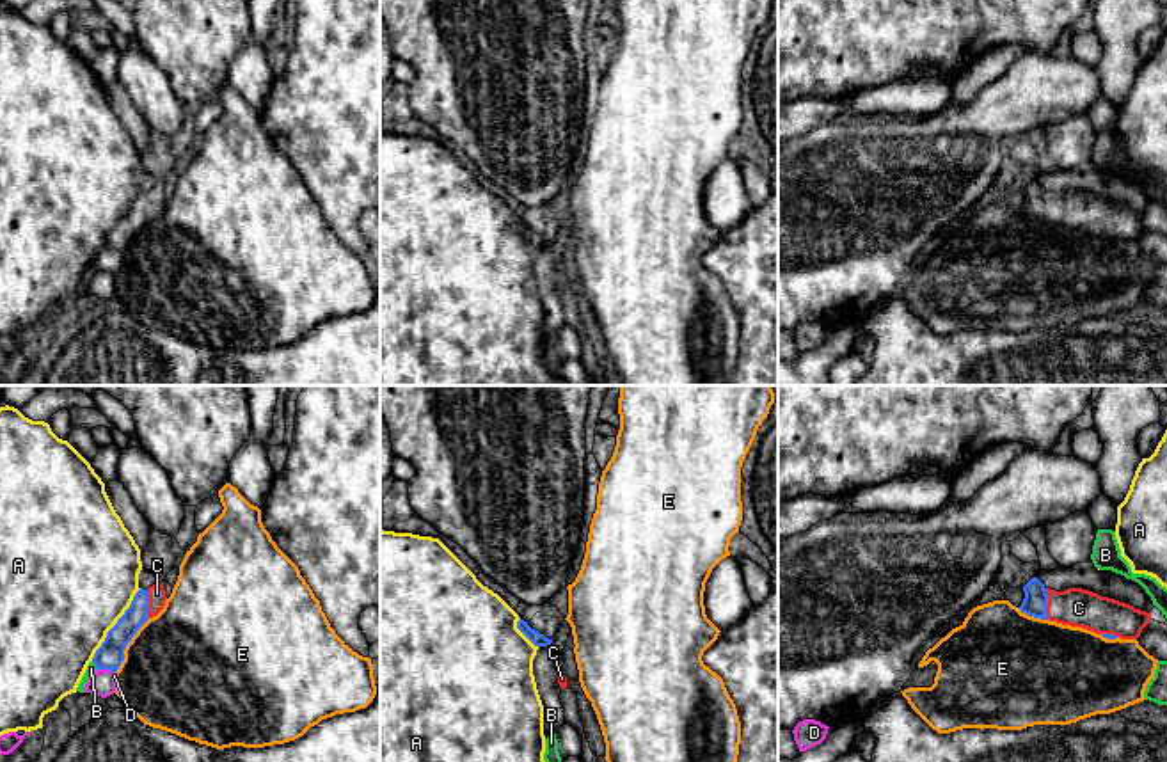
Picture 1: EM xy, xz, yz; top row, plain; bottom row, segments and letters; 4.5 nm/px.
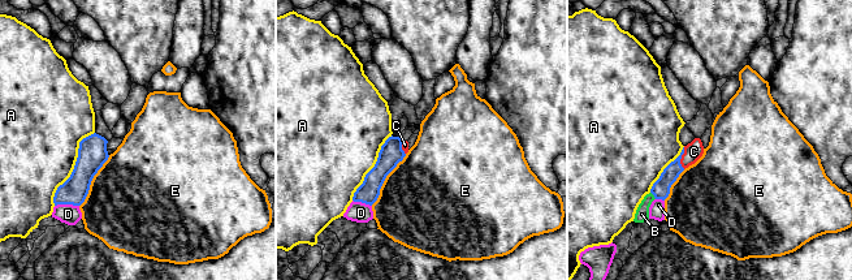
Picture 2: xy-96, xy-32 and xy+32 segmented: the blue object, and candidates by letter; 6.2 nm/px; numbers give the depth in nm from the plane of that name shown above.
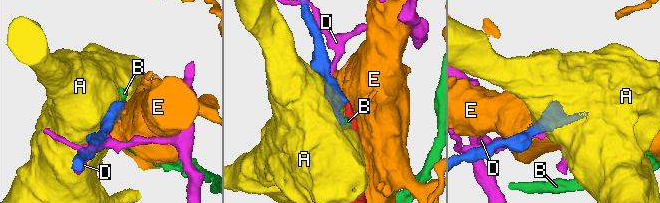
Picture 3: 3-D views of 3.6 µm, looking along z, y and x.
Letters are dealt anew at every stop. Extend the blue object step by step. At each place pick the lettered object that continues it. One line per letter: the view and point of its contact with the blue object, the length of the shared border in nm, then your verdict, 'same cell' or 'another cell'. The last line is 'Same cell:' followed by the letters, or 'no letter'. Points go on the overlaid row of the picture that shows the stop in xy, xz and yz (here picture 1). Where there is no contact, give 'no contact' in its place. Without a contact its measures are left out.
A: meets blue in xy at (116, 624); contact 400 nm long; another cell
B: meets blue in xy at (95, 663); contact 50 nm long; another cell
C: meets blue in yz at (1047, 604); contact 140 nm long; same cell
D: meets blue in xy at (107, 668); contact 80 nm long; another cell
E: meets blue in xy at (125, 647); contact 300 nm long; another cell
Same cell: C

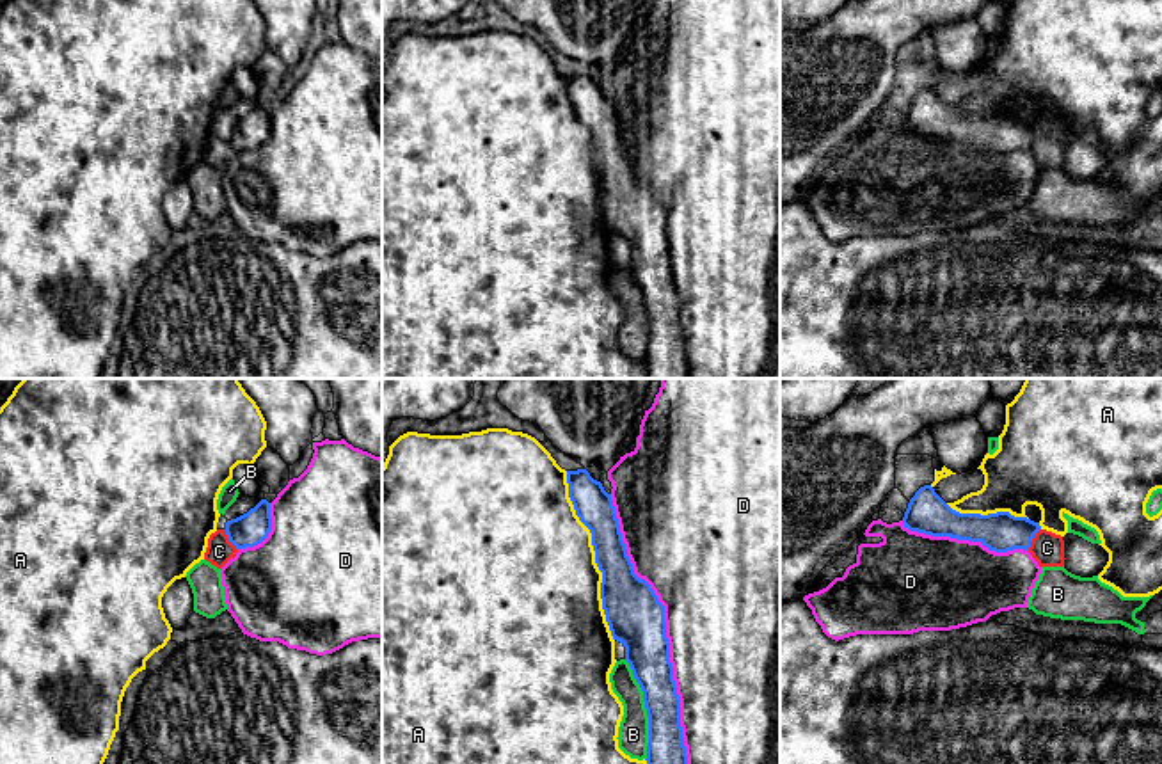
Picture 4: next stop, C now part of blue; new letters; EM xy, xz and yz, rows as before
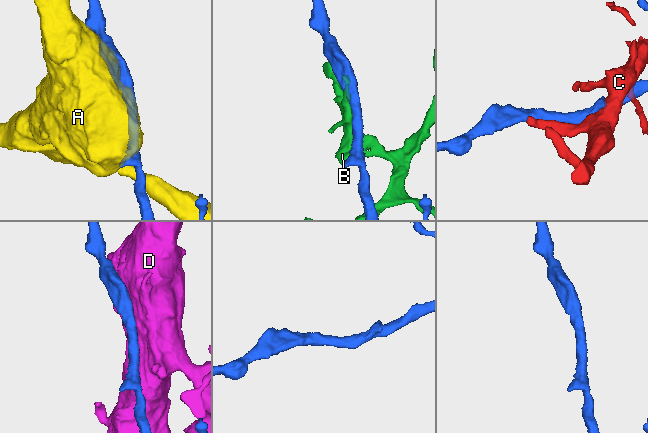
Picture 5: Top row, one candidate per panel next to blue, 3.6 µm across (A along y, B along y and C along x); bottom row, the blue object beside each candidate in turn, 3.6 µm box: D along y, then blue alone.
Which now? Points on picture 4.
A: meets blue in xz at (596, 557); contact 800 nm long; another cell
B: meets blue in xz at (645, 708); contact 460 nm long; another cell
C: meets blue in yz at (1033, 537); contact 120 nm long; another cell
D: meets blue in xz at (665, 628); contact 1250 nm long; another cell
Same cell: no letter

